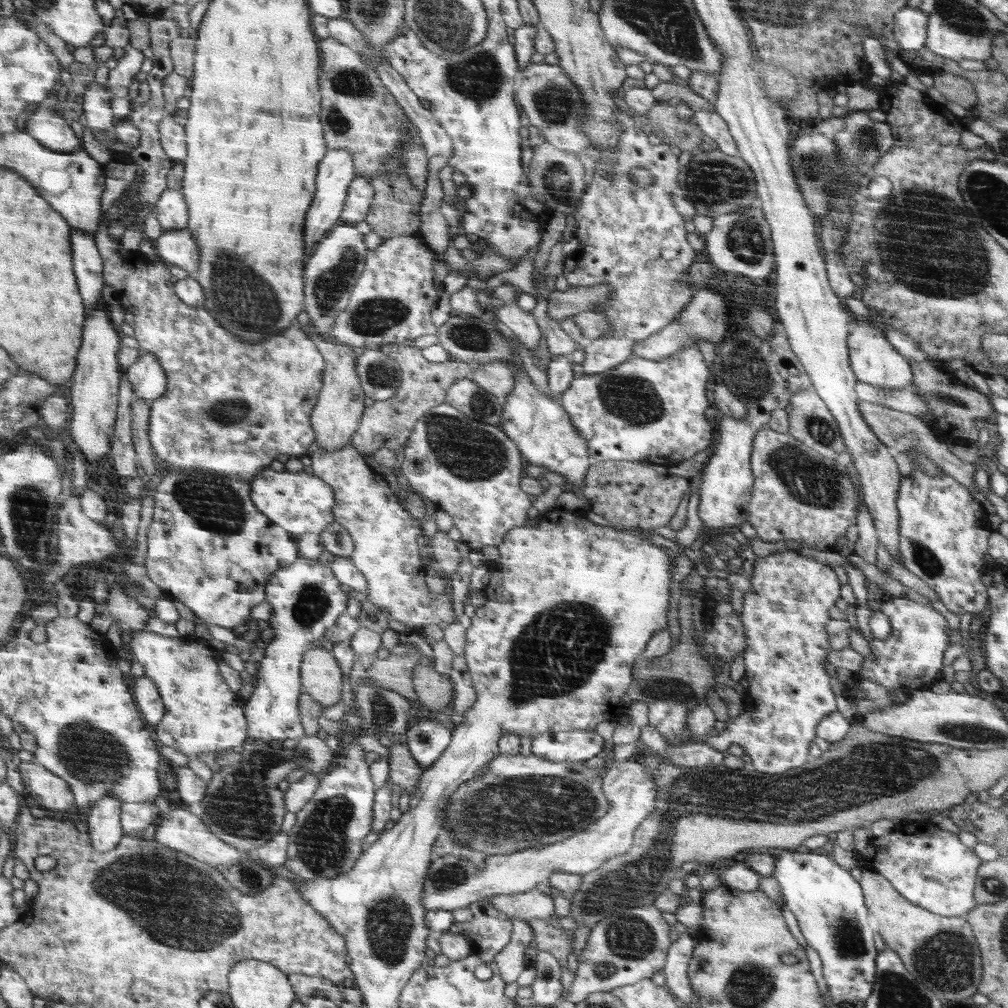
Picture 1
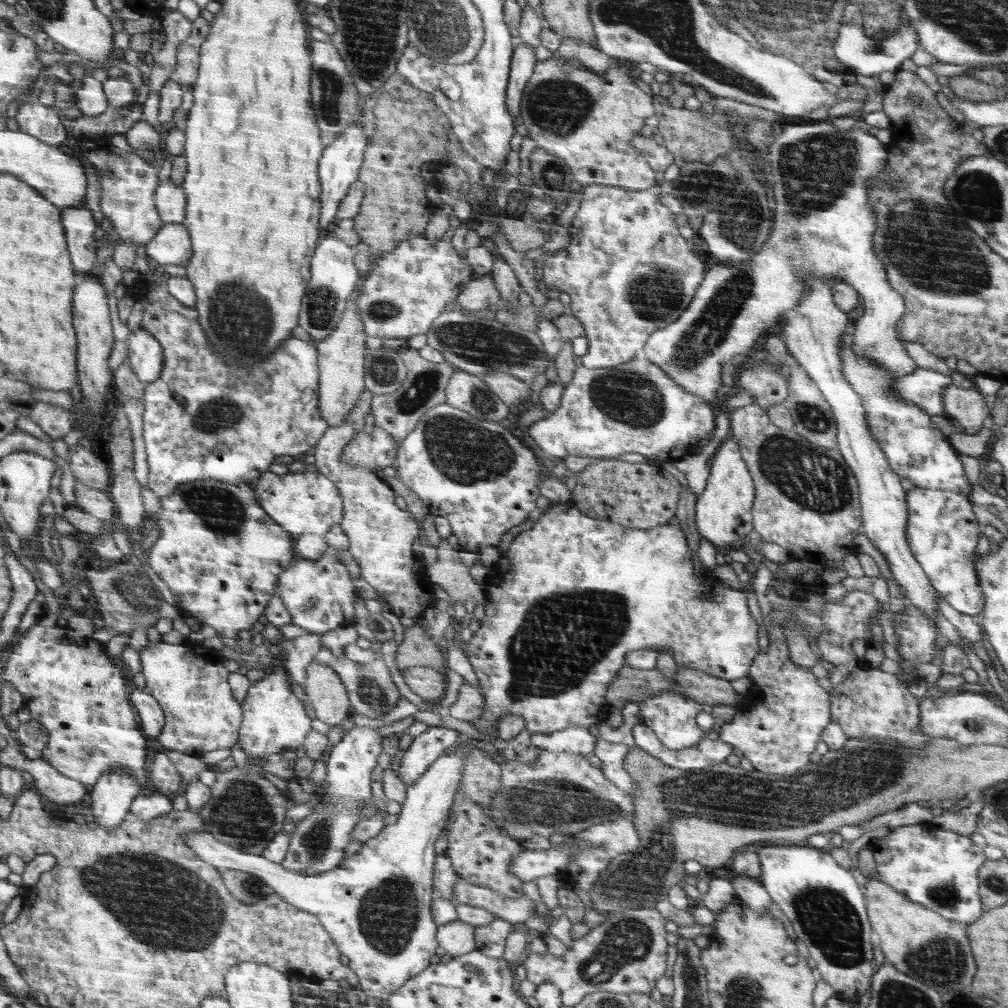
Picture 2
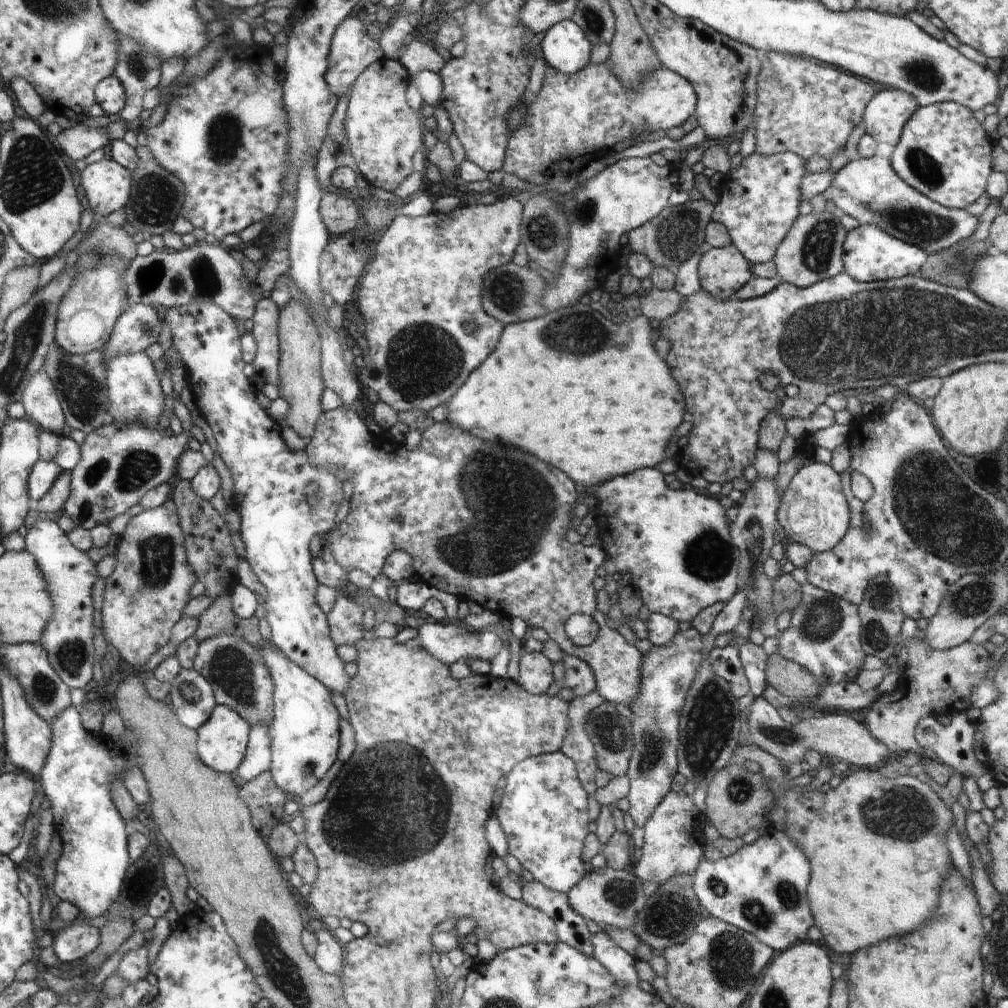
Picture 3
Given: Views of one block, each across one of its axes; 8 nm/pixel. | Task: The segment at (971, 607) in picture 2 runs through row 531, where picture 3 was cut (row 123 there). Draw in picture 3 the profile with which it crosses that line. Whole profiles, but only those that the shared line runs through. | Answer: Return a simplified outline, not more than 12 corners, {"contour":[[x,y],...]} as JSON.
{"contour":[[920,107],[890,156],[946,209],[984,192],[992,144],[968,107]]}

